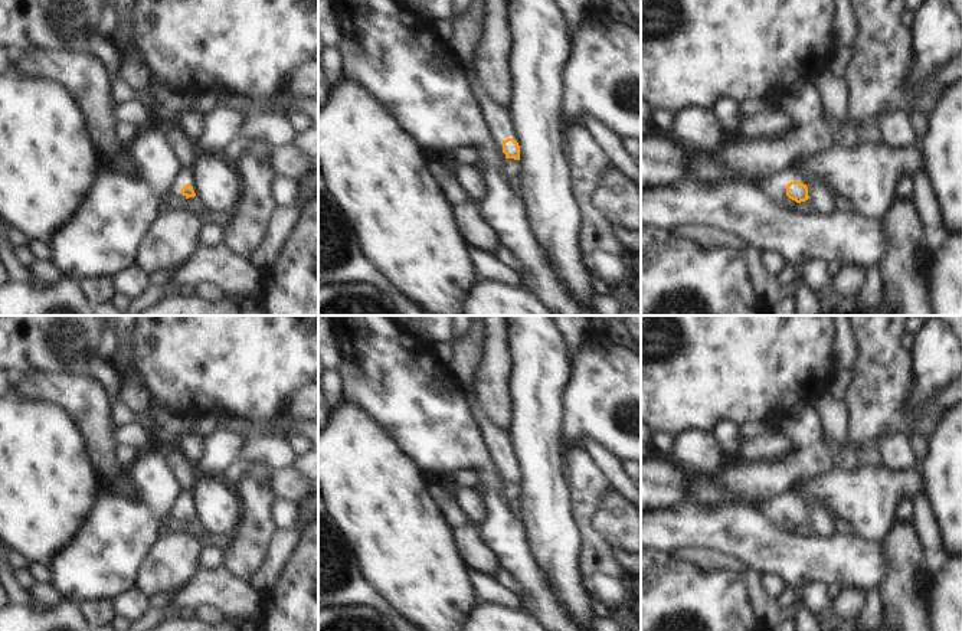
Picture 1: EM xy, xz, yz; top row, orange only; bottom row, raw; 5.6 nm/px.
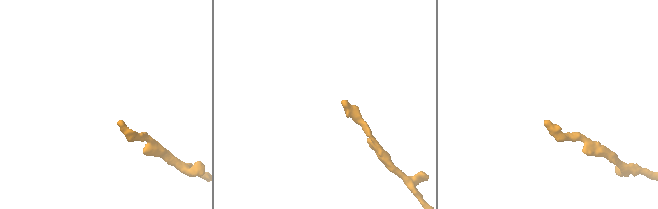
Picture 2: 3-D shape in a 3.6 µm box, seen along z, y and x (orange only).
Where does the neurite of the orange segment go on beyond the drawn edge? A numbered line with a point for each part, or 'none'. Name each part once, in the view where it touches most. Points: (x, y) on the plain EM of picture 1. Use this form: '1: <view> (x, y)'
1: yz (775, 510)

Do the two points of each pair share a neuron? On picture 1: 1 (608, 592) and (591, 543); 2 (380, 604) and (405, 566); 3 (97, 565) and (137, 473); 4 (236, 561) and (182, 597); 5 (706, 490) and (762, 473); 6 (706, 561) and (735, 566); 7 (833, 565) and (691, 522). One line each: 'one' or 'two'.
1: one
2: two
3: one
4: two
5: two
6: one
7: one

